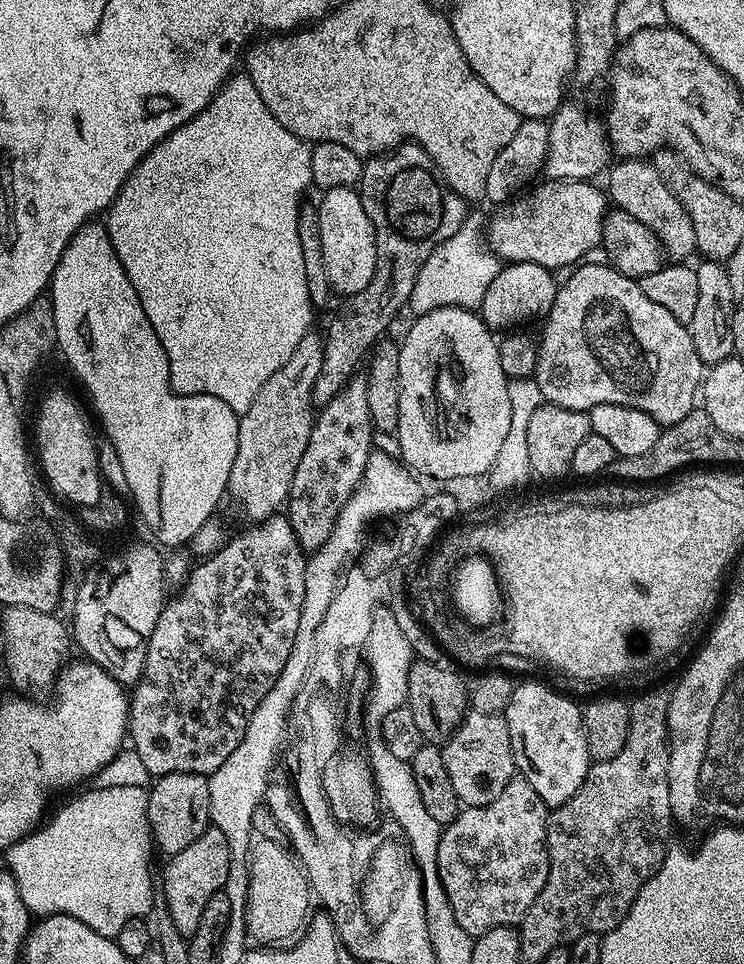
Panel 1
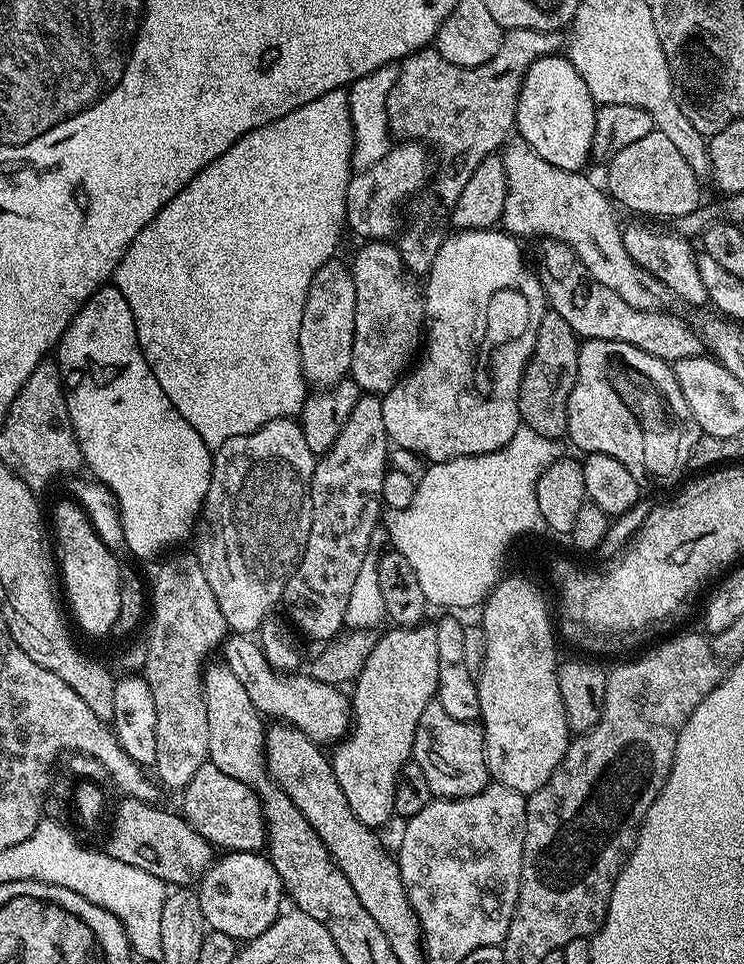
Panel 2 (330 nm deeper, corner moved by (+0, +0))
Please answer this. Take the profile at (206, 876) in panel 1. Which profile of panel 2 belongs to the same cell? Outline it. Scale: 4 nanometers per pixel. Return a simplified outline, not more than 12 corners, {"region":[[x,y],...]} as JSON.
{"region":[[228,852],[198,881],[207,927],[247,942],[282,914],[278,870]]}

